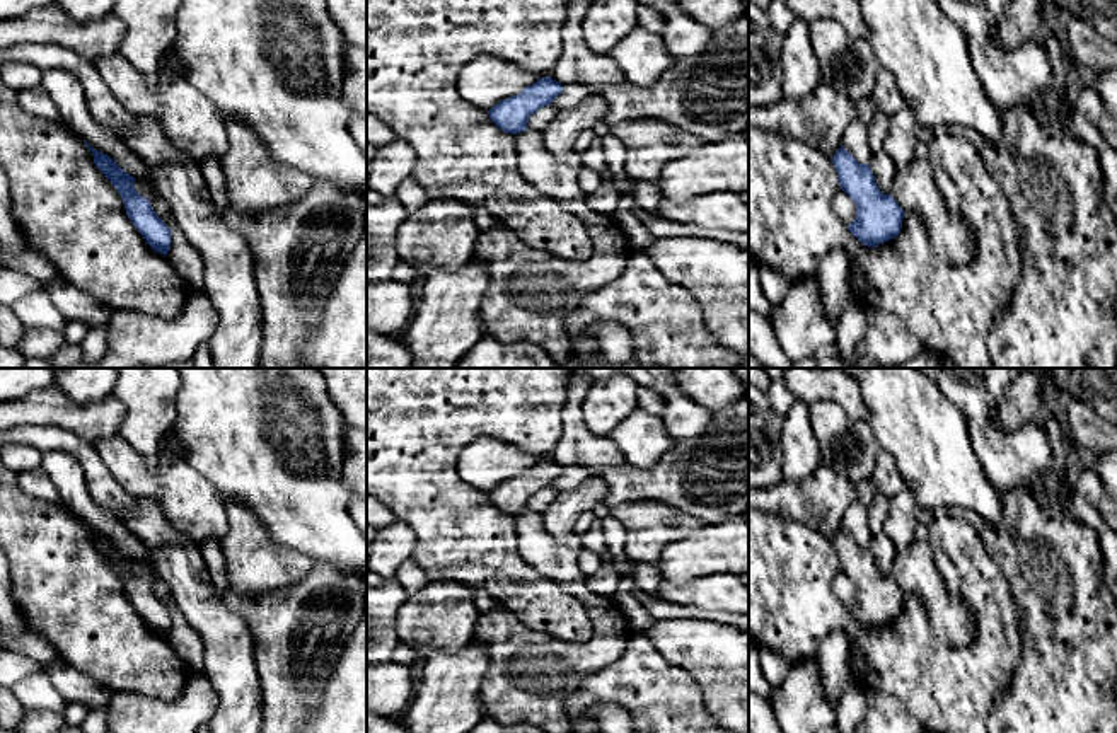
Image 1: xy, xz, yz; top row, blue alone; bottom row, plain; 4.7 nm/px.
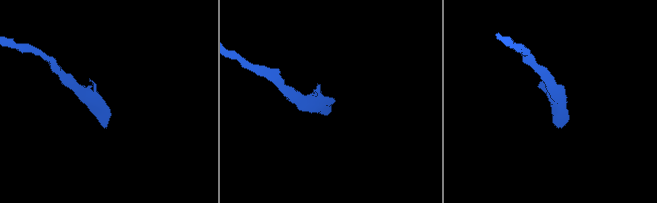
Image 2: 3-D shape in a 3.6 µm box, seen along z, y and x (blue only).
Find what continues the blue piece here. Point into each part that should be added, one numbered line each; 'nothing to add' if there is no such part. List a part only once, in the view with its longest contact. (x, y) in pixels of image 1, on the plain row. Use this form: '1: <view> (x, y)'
nothing to add

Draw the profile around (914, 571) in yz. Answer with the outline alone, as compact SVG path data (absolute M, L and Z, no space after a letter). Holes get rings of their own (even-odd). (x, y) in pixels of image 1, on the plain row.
M916 540L897 554L890 576L904 595L921 597L926 602L928 620L941 643L964 646L974 641L972 612L962 597L946 590L926 542Z

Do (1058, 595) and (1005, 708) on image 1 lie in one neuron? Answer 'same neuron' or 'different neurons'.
same neuron

